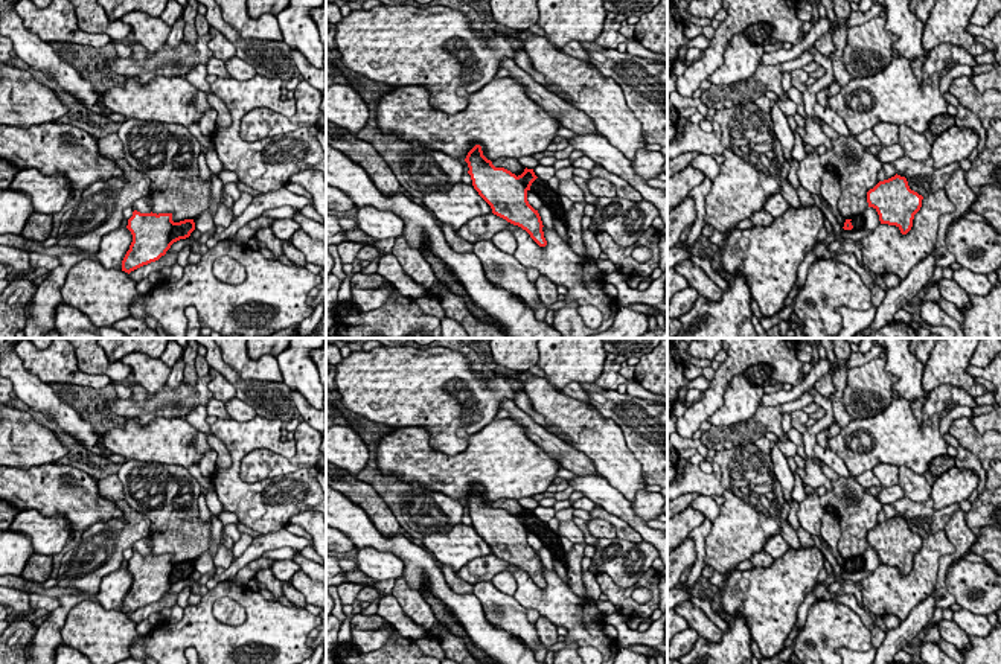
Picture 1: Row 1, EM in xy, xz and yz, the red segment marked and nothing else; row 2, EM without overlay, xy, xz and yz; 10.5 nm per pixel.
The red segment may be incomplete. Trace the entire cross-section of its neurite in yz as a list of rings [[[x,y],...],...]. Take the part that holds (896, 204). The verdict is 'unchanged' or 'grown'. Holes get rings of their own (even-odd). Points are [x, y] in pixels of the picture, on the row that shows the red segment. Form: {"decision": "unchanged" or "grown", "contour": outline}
{"decision": "unchanged", "contour": [[[897,174],[867,192],[868,207],[878,212],[881,224],[896,225],[902,235],[911,230],[922,200],[922,195],[910,189],[907,178]]]}

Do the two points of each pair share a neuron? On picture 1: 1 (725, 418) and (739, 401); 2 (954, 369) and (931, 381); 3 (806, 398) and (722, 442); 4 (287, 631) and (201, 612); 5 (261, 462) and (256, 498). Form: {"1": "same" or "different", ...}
{"1": "same", "2": "same", "3": "same", "4": "same", "5": "different"}

